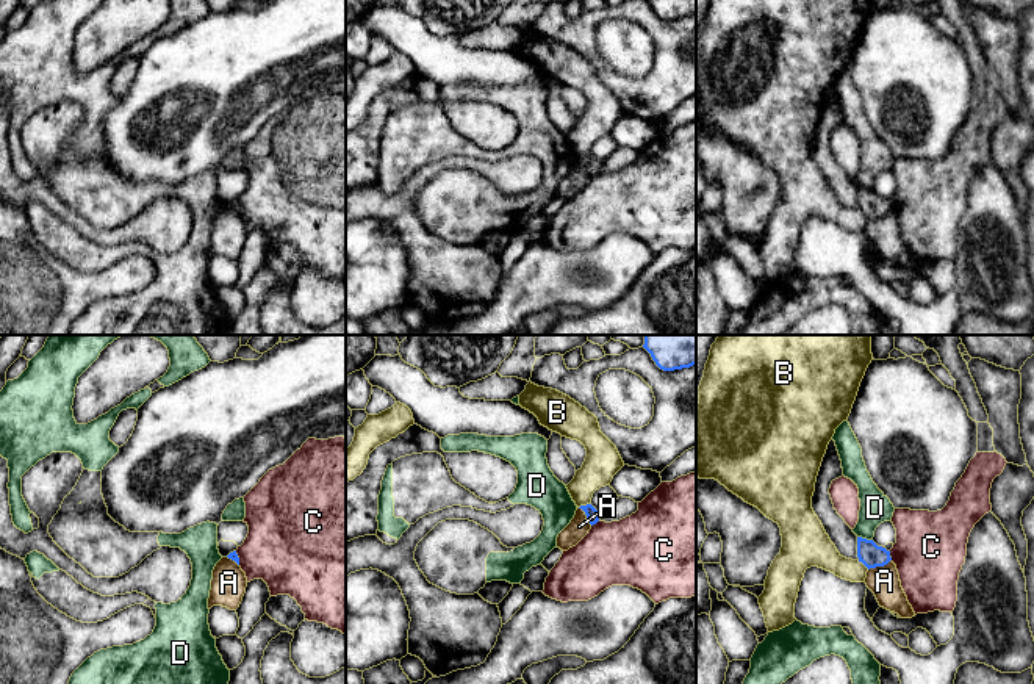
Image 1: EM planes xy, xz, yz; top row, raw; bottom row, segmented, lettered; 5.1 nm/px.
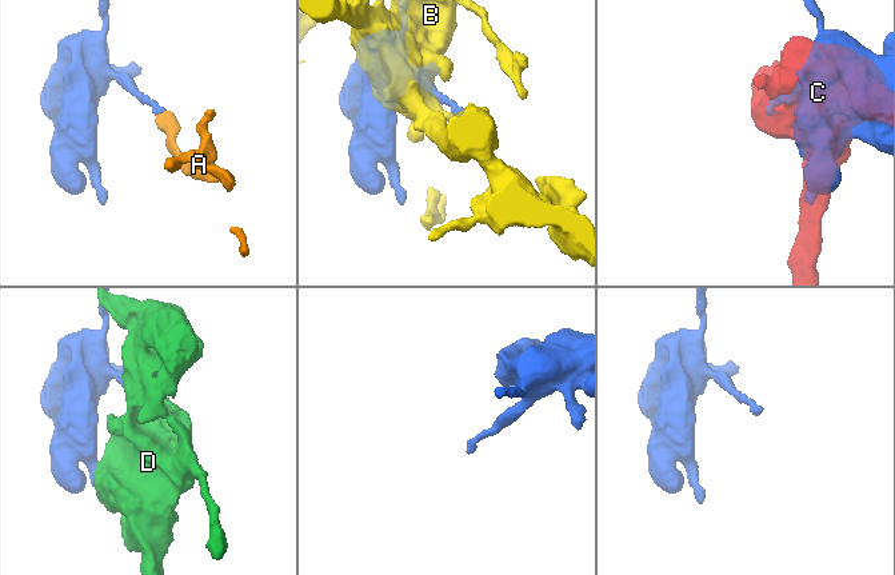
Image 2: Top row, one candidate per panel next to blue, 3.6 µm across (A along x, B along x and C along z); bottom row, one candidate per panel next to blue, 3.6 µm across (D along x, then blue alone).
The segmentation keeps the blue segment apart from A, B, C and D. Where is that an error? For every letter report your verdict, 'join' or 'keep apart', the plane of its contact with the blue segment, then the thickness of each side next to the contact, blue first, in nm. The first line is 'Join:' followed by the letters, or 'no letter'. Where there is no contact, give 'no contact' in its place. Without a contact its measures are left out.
Join: no letter
A: keep apart; contact in yz; calibres 120 and 160 nm
B: keep apart; contact in xz; calibres 70 and 180 nm
C: keep apart; contact in yz; calibres 120 and 360 nm
D: keep apart; contact in yz; calibres 120 and 160 nm

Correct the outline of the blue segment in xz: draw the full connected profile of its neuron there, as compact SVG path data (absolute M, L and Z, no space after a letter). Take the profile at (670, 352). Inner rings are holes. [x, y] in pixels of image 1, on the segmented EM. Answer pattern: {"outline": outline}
{"outline": "M644 335L643 347L663 371L696 365L696 335Z"}

